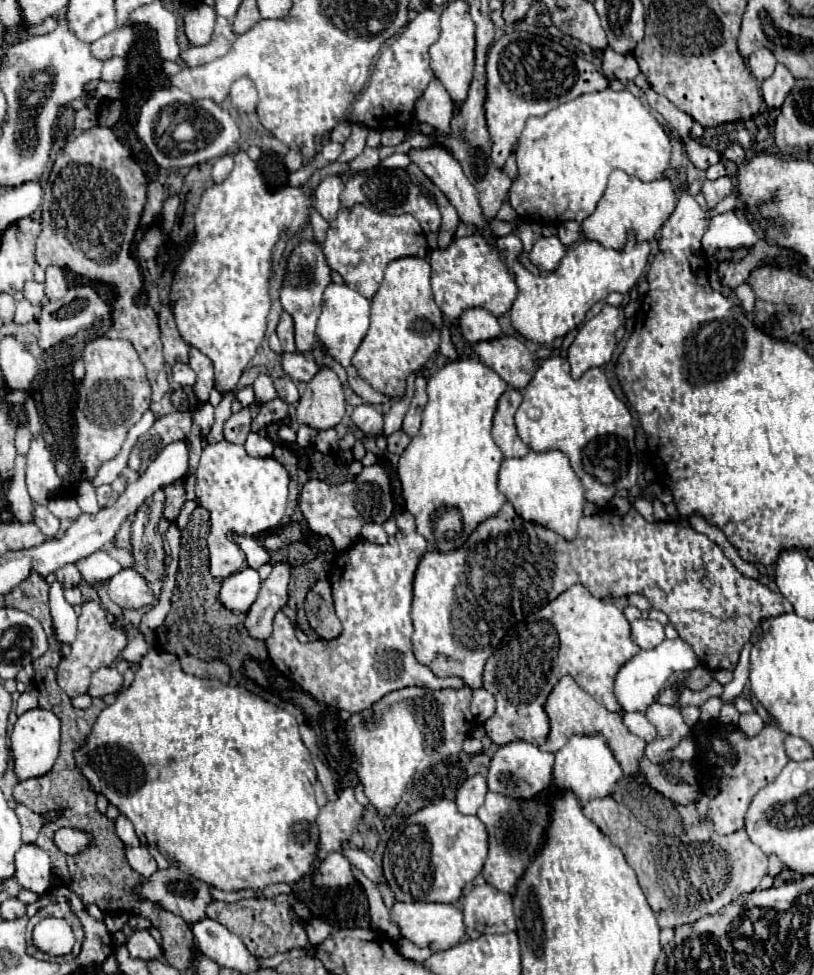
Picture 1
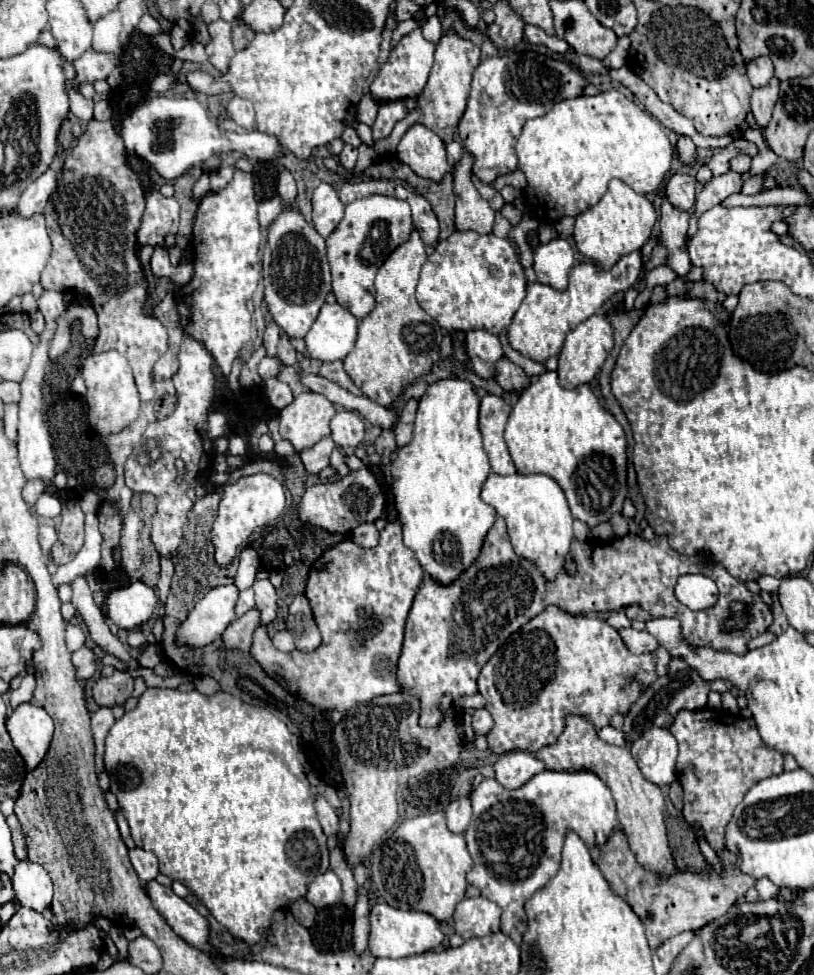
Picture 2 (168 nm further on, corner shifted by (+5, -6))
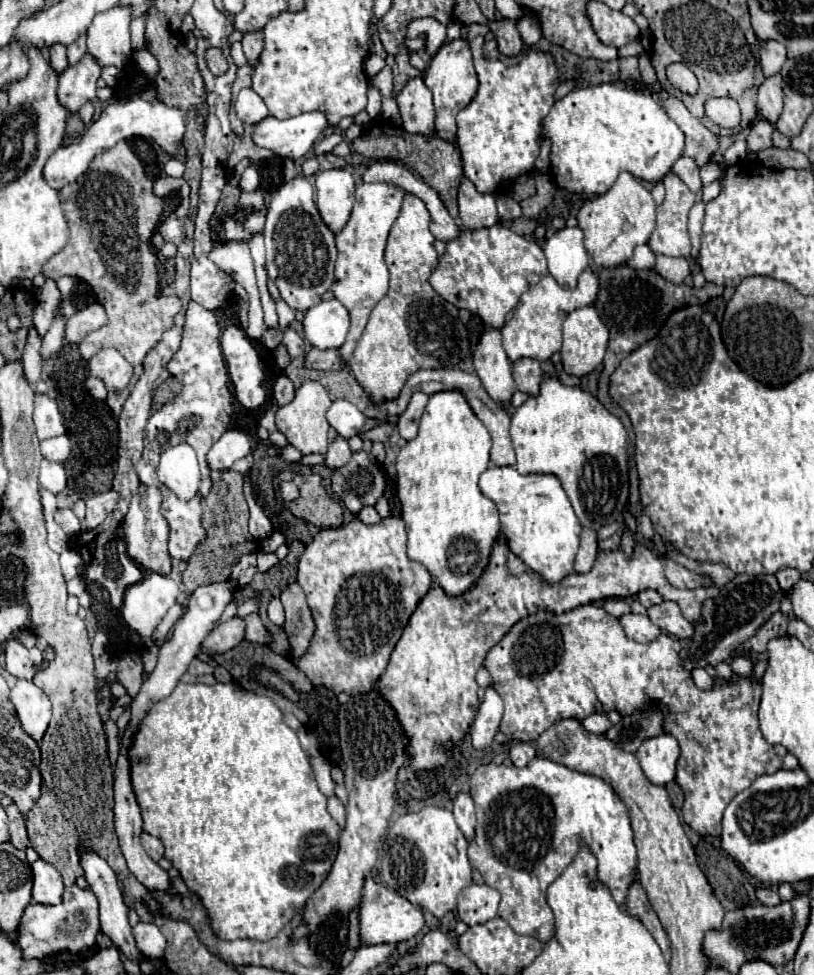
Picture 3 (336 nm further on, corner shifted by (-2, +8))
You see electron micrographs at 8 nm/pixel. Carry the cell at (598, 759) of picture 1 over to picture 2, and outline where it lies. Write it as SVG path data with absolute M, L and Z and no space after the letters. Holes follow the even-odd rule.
M540 772L536 774L528 784L516 790L502 788L496 780L484 778L470 794L472 800L472 822L464 832L468 852L474 860L472 870L466 874L466 880L476 886L484 898L496 902L502 908L500 916L500 930L510 936L516 944L522 942L522 932L526 932L526 900L534 896L540 888L546 886L550 878L556 876L560 868L560 850L566 838L566 832L576 832L584 844L590 850L590 856L594 862L600 858L600 848L606 844L606 840L618 830L618 818L616 818L616 804L612 798L610 788L592 772Z

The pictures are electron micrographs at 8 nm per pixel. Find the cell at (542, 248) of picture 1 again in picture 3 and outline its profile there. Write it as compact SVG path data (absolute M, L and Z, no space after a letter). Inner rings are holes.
M575 228L557 230L545 240L543 252L549 264L549 274L565 288L575 288L579 274L589 268L589 256L583 246L583 232Z

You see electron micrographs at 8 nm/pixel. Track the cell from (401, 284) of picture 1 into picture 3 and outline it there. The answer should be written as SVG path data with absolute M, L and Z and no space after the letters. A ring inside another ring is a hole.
M407 194L403 198L403 208L399 218L395 220L389 240L387 240L387 248L385 248L385 264L389 268L391 280L389 280L389 292L385 294L385 298L371 310L369 322L353 350L353 356L349 360L351 372L355 376L355 380L361 384L361 388L371 396L373 402L379 402L381 398L397 398L397 394L401 392L405 380L423 368L445 368L451 364L459 364L461 362L461 342L459 342L459 332L463 330L459 318L457 318L457 308L449 302L445 302L427 282L431 270L437 266L437 252L433 248L433 234L429 230L429 210L425 206L425 202L413 194Z

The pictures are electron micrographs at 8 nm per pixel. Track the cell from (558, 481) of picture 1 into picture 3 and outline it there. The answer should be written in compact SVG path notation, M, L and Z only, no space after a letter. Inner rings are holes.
M489 466L479 478L481 492L491 498L499 508L501 534L507 538L509 548L531 568L537 570L547 582L559 582L573 572L573 558L579 548L581 524L573 512L569 496L565 494L561 482L553 474L519 474L515 466Z

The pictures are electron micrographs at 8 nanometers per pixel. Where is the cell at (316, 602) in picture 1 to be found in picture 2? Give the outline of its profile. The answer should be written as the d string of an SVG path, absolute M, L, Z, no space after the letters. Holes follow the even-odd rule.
M296 596L294 602L288 606L286 630L292 634L296 642L296 650L312 652L320 646L320 632L312 618L312 610L308 606L306 596Z

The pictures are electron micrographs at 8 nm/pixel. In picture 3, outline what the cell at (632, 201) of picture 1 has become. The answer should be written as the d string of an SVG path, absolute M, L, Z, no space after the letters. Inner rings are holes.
M621 172L615 184L591 200L577 212L579 228L585 234L585 248L599 266L625 264L637 244L647 244L655 226L655 202L651 192L631 172Z

